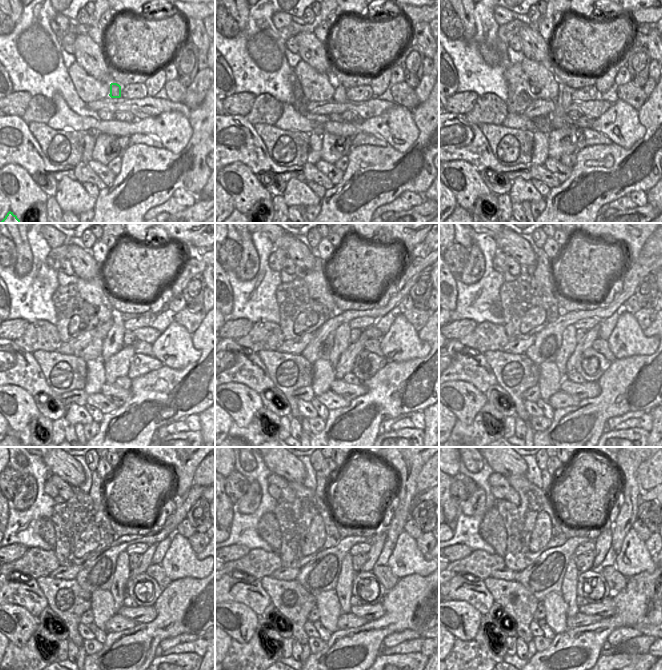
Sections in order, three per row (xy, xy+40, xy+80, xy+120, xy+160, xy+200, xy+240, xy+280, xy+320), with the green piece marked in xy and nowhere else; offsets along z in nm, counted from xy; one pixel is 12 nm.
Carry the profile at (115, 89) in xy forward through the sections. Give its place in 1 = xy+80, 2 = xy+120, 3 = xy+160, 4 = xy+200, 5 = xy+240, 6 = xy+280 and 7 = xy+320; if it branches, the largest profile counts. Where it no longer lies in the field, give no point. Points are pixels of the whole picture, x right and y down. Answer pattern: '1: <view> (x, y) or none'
1: xy+80 (559, 118)
2: xy+120 (114, 341)
3: xy+160 (342, 336)
4: xy+200 (568, 344)
5: xy+240 (121, 574)
6: xy+280 (344, 585)
7: xy+320 (569, 584)

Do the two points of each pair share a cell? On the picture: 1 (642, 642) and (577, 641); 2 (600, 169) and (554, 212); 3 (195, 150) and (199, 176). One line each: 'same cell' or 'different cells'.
1: different cells
2: same cell
3: same cell

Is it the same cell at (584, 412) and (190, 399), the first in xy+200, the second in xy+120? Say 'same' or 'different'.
same

